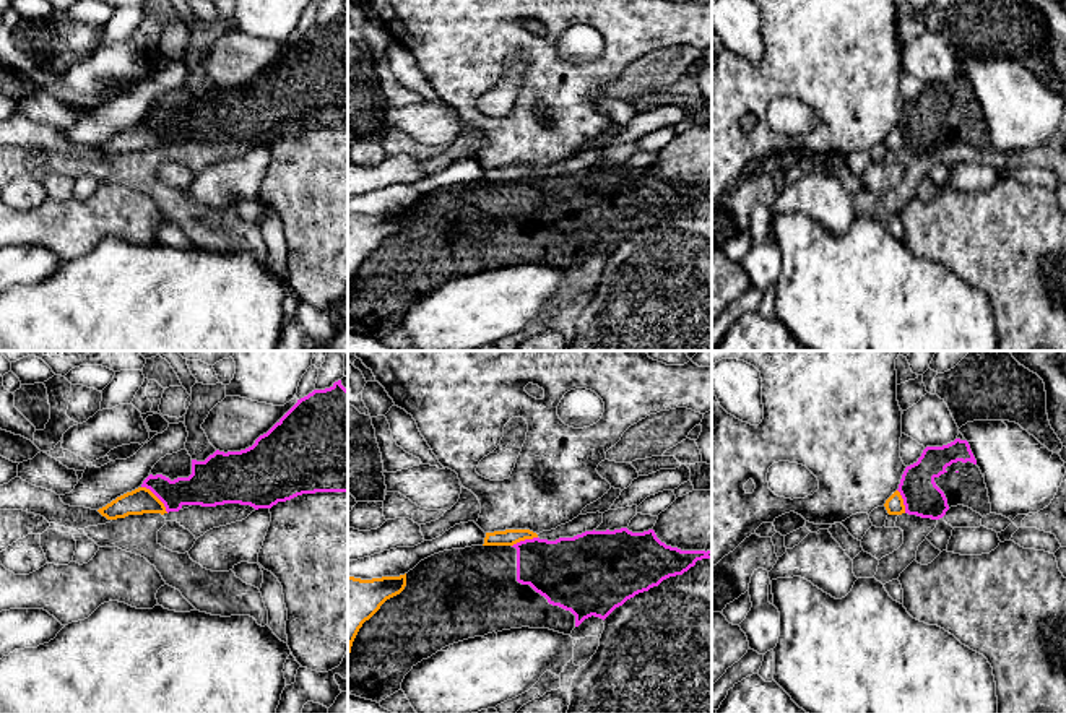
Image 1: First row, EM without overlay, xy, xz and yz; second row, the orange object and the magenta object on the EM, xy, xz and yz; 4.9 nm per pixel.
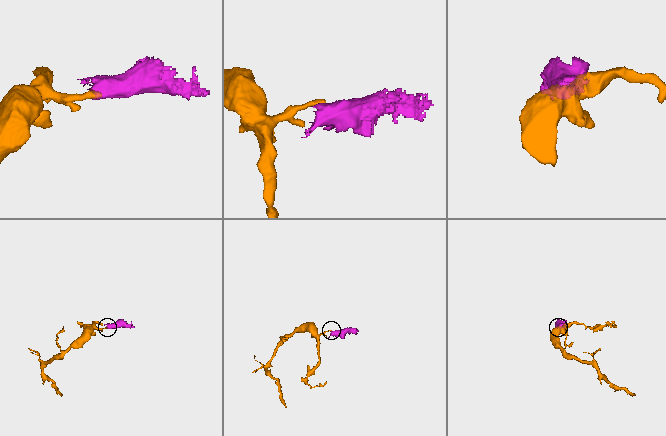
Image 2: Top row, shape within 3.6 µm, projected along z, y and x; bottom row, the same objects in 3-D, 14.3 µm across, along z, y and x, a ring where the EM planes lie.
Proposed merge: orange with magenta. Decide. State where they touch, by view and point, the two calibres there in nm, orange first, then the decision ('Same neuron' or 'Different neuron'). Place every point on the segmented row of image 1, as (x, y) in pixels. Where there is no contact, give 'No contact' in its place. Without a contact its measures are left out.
Touches orange at xy (156, 497). Thickness 130 nm (orange) against 190 nm. Different neuron

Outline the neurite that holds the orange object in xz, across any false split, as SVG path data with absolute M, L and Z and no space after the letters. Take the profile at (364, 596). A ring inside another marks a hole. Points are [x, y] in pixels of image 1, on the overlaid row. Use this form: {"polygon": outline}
{"polygon": "M406 573L372 580L348 575L348 661L353 642L362 624L369 620L387 599L400 594L405 586Z"}

